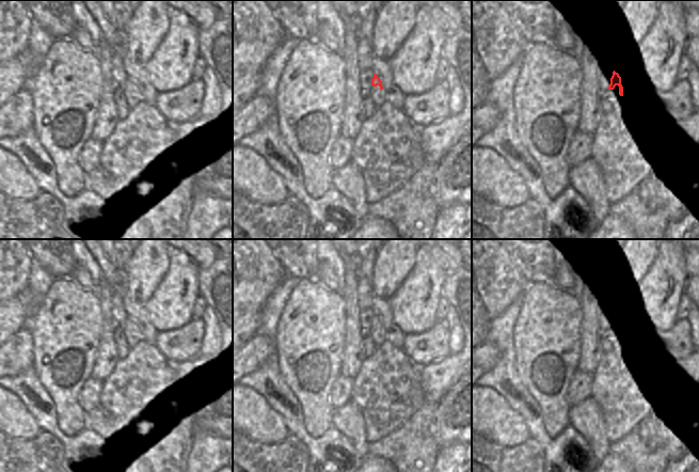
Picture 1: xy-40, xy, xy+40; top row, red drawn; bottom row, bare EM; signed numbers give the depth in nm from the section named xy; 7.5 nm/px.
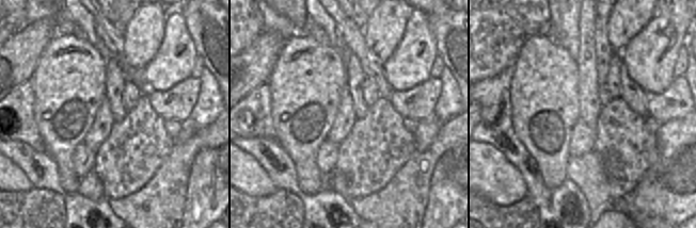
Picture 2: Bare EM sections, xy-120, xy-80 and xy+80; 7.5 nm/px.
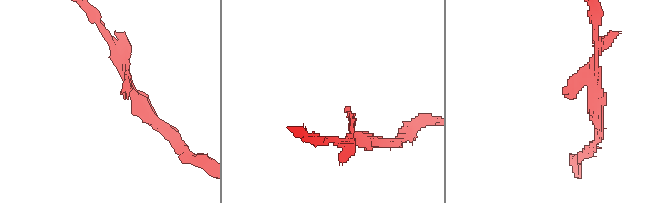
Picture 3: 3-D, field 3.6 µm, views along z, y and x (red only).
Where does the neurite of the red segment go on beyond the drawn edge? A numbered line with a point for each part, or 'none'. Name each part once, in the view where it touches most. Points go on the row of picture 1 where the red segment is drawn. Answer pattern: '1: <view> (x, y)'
none

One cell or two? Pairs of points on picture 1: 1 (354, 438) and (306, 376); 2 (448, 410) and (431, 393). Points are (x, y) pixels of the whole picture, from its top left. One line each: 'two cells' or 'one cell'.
1: two cells
2: two cells

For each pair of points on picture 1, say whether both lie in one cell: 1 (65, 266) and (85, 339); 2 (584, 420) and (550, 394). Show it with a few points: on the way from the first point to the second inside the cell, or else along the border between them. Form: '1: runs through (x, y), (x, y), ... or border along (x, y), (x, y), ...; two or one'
1: border along (56, 277), (72, 278); two
2: border along (569, 406), (570, 424); two

